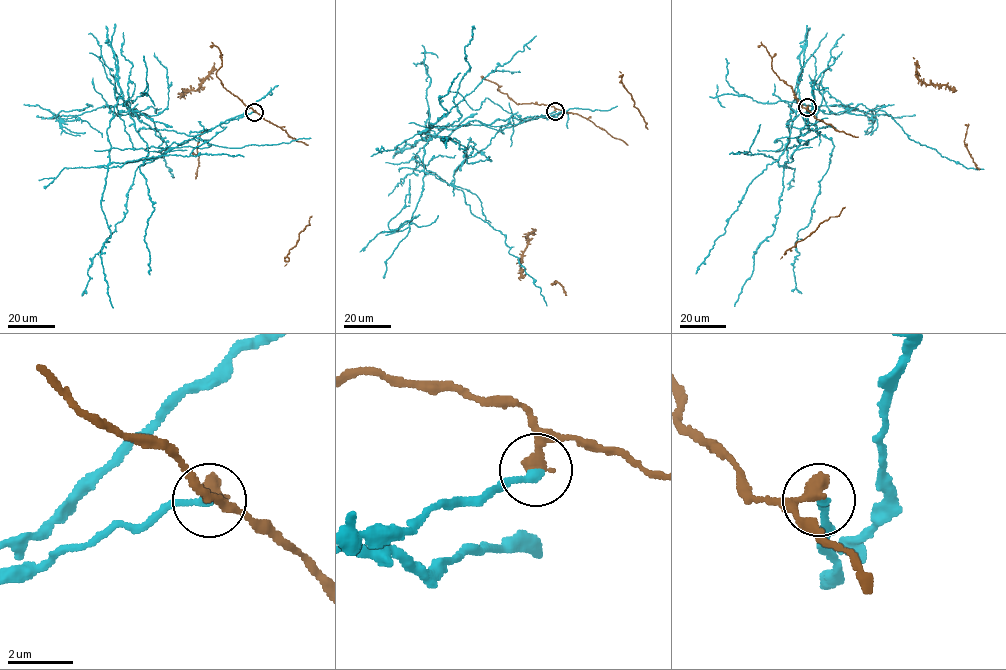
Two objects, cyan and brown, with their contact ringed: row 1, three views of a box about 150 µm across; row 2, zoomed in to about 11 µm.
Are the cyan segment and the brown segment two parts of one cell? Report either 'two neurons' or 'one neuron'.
two neurons

